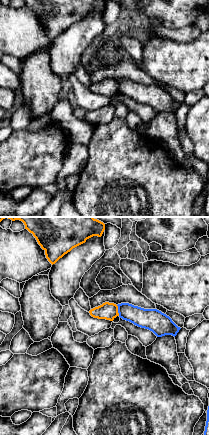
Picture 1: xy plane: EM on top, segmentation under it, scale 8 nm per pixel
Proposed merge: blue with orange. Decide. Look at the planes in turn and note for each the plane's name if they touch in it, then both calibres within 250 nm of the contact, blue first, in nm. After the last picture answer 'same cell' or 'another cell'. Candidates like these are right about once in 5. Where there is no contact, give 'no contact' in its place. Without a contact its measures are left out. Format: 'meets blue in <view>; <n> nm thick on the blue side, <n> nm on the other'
meets blue in xy; 160 nm thick on the blue side, 140 nm on the other

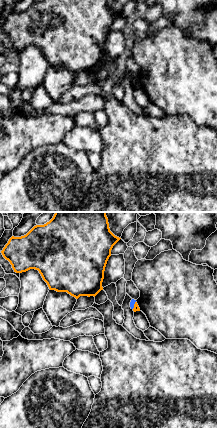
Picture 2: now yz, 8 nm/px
meets blue in yz; 40 nm thick on the blue side, 50 nm on the other

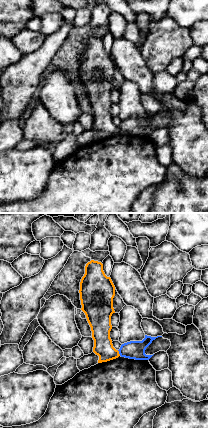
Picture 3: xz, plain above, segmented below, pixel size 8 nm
meets blue in xz; 140 nm thick on the blue side, 160 nm on the other

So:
another cell

